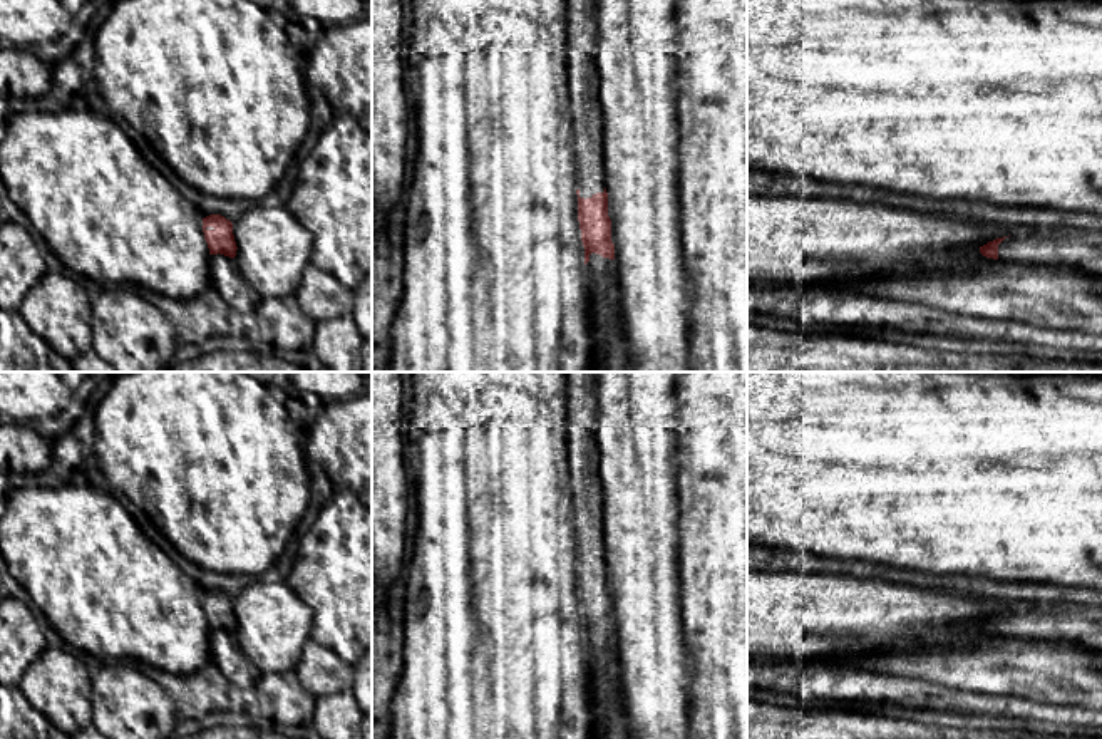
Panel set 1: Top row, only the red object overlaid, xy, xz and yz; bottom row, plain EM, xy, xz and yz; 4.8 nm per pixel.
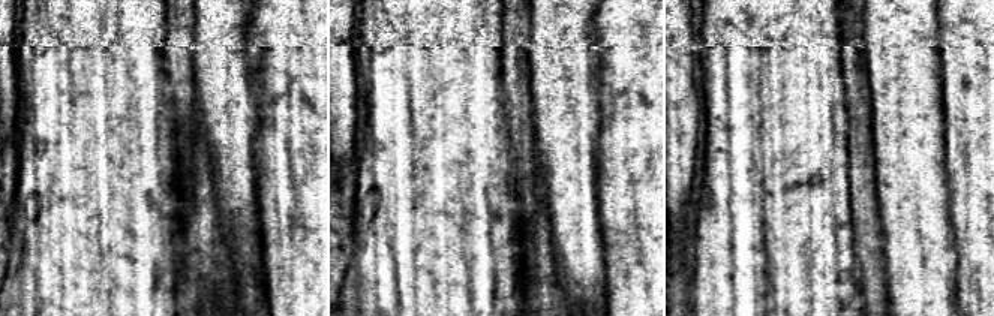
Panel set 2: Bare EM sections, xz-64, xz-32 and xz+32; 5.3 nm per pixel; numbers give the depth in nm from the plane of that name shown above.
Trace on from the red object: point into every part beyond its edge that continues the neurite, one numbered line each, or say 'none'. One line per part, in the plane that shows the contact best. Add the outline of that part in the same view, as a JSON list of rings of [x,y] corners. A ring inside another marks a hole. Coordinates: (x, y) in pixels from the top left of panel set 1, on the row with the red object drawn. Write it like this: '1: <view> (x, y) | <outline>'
1: xz (581, 71) | [[[566,0],[566,72],[579,198],[605,191],[603,116],[598,99],[596,0]]]
2: xz (600, 273) | [[[591,253],[584,265],[584,280],[588,288],[588,313],[593,320],[598,345],[606,345],[611,323],[620,317],[620,308],[610,295],[610,288],[616,280],[616,265],[610,258]]]

